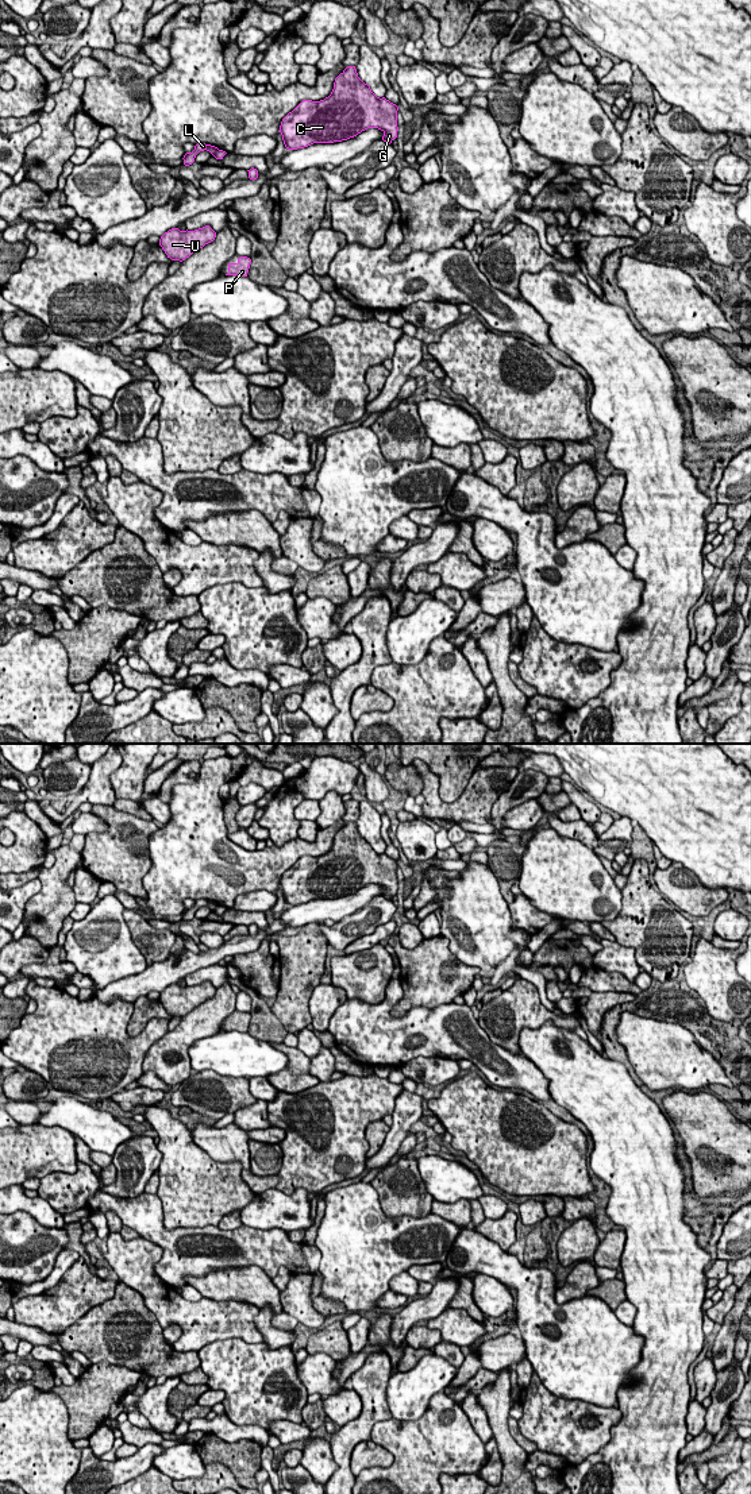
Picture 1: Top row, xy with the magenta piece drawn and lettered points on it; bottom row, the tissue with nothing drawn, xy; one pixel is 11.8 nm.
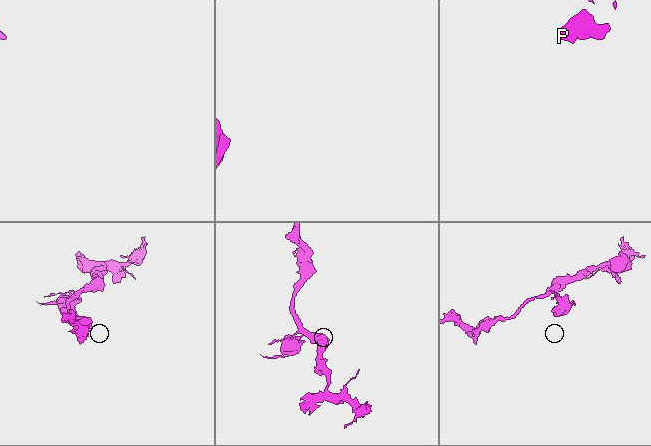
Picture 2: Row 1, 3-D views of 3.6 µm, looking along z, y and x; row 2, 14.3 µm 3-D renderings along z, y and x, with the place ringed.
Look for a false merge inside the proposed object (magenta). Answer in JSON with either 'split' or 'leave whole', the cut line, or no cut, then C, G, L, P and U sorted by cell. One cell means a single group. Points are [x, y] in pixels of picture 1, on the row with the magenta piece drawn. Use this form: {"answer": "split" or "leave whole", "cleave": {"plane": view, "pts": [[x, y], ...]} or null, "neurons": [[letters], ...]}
{"answer": "split", "cleave": {"plane": "xy", "pts": [[218, 149], [214, 155]]}, "neurons": [["C", "G", "L"], ["P", "U"]]}

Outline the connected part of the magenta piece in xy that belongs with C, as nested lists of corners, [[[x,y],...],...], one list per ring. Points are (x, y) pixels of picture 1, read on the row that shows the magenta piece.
[[[347,66],[334,82],[328,97],[320,101],[303,100],[281,121],[280,134],[286,148],[297,150],[313,143],[334,143],[357,136],[367,128],[378,128],[384,132],[382,140],[392,143],[397,138],[398,107],[385,97],[377,97],[370,86],[357,73],[355,66]]]

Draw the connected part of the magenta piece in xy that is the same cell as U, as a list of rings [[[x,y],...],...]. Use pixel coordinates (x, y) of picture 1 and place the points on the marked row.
[[[209,225],[195,231],[172,228],[161,236],[159,246],[167,258],[182,262],[205,244],[213,242],[215,238],[216,232]]]

